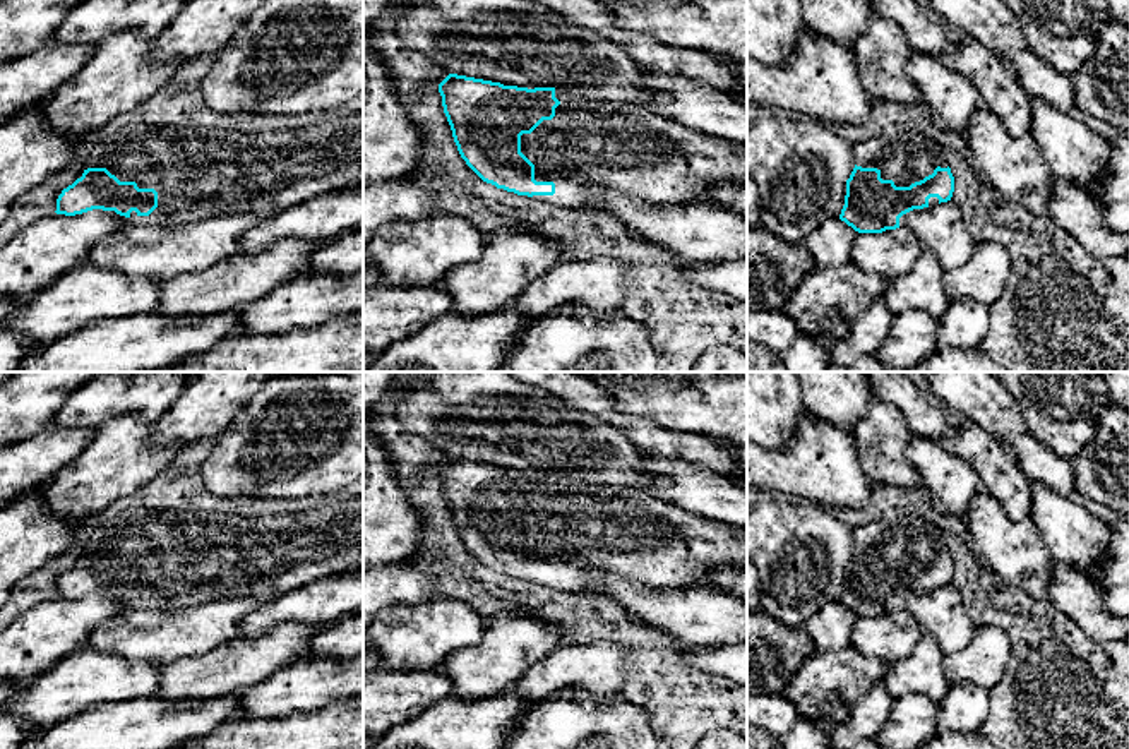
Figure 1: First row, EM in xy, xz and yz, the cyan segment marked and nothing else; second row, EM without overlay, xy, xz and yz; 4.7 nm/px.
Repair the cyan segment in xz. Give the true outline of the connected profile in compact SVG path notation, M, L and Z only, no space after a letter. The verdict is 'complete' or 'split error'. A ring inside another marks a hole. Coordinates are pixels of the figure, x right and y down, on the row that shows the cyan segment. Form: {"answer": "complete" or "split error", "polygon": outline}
{"answer": "split error", "polygon": "M457 74L440 82L439 93L466 165L483 182L540 202L586 211L612 192L656 204L714 204L714 185L747 183L747 146L694 132L641 105Z"}

